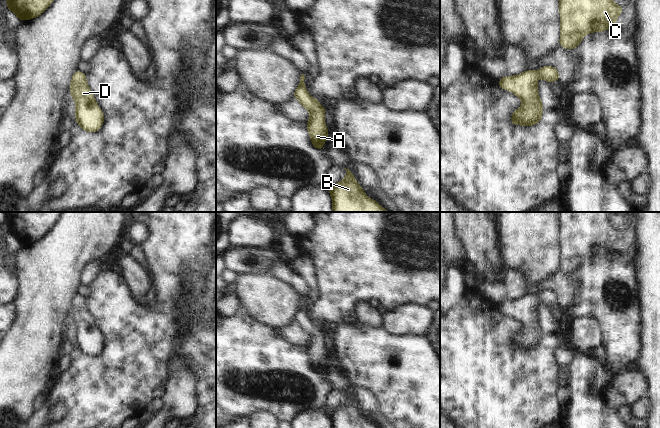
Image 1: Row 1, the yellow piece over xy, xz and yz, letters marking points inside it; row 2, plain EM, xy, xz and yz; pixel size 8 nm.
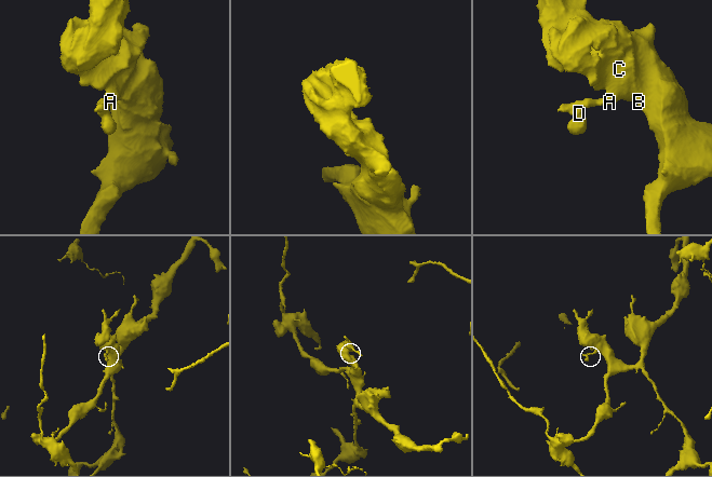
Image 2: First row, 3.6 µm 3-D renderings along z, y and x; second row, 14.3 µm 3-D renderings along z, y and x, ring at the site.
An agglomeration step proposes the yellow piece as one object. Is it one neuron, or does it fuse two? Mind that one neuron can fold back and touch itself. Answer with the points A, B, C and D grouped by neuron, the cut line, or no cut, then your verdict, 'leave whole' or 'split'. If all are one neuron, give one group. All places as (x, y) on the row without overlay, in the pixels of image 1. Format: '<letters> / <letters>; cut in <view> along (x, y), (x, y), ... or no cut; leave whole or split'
A B C D; no cut; leave whole

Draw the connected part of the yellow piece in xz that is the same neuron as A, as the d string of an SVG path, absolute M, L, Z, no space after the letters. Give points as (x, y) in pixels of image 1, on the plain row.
M300 296L300 309L294 315L294 321L309 335L310 342L307 346L307 353L310 363L315 372L322 374L325 363L329 360L327 350L324 347L326 334L319 328L318 323L308 318L304 309L306 298Z

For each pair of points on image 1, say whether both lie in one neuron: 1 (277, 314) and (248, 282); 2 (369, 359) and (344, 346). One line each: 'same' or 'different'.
1: same
2: same

